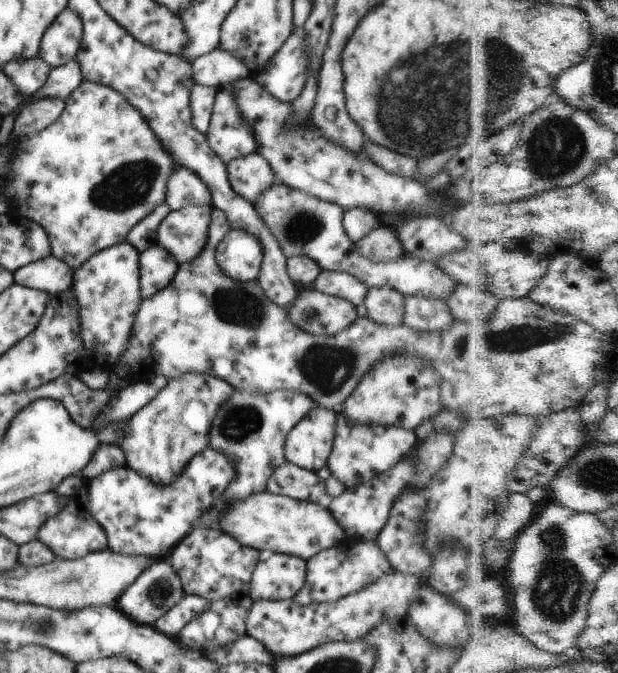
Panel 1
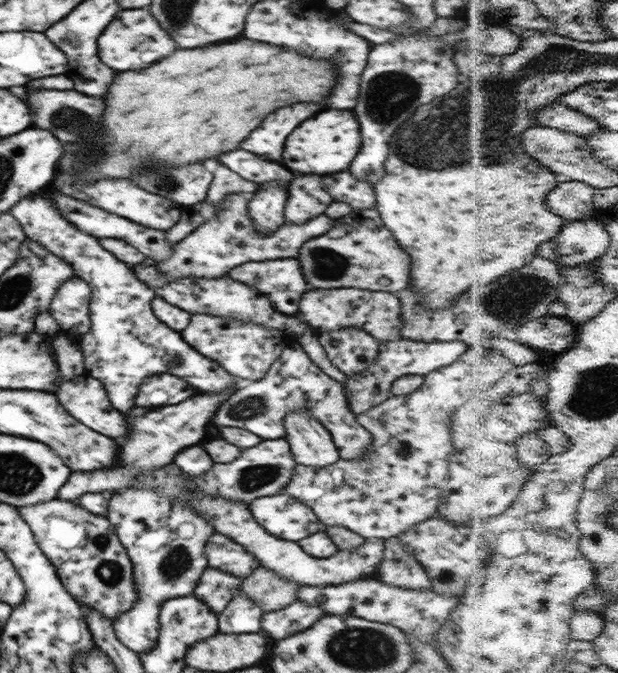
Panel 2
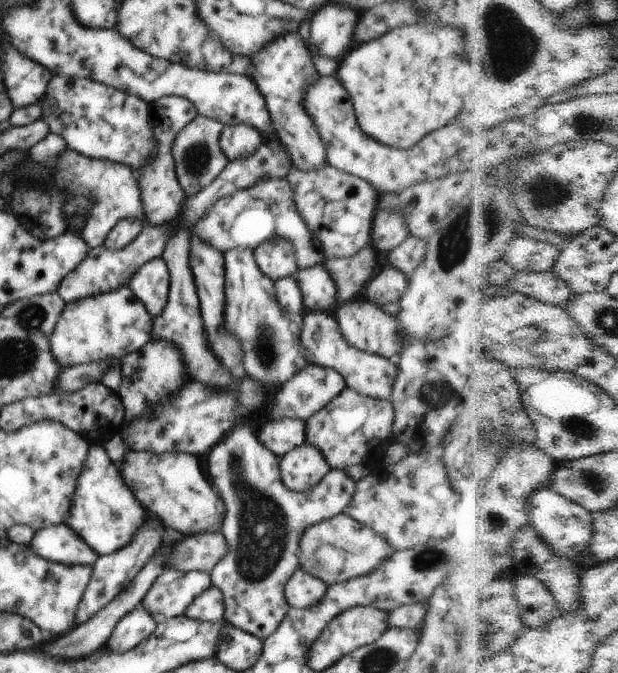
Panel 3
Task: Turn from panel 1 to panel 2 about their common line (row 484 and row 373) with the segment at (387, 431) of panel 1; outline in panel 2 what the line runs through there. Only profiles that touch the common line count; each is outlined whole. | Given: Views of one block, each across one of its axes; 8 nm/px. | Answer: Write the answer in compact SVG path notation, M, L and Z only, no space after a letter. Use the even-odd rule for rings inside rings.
M358 328L319 332L319 341L333 365L346 376L364 372L377 357L380 343Z

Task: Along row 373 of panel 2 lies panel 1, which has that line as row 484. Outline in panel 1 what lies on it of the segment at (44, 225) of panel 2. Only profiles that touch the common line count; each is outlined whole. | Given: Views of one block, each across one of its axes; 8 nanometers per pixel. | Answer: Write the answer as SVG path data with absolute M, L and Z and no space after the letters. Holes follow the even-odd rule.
M214 450L196 454L168 486L154 484L130 468L114 468L86 481L88 507L92 518L104 528L107 548L112 552L165 558L224 494L234 474L234 462Z

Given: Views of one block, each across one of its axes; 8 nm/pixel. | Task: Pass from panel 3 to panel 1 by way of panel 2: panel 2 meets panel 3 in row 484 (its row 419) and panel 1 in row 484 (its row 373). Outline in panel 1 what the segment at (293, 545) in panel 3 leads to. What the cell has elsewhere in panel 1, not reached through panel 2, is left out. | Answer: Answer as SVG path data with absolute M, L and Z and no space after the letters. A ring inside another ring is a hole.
M288 461L274 470L266 482L266 491L310 504L321 504L320 500L326 498L324 480L317 473Z

